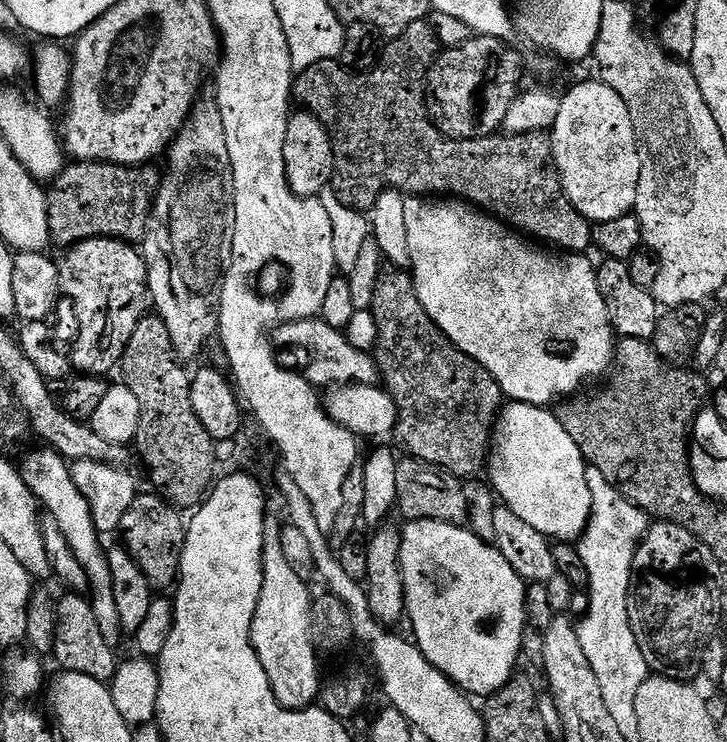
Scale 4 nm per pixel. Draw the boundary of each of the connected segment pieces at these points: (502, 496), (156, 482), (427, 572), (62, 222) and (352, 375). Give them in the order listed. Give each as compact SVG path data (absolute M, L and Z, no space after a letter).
M508 402L503 405L492 430L490 455L486 472L492 475L491 487L495 495L512 511L540 531L543 536L558 542L572 542L584 535L592 516L592 491L587 484L589 465L574 438L565 430L555 411L538 404Z
M145 314L138 322L138 326L134 326L134 334L130 334L130 342L126 346L122 361L123 383L130 390L134 390L140 403L140 425L134 442L136 446L140 446L144 464L152 475L151 487L163 493L176 506L183 506L182 504L196 506L207 497L218 476L216 445L210 433L202 426L192 405L192 376L180 365L180 360L176 357L178 349L172 340L168 322L163 315L152 315Z
M416 518L411 521L413 524L403 525L400 533L400 568L404 571L404 602L407 615L412 616L412 624L416 627L415 643L420 649L420 653L428 659L440 673L448 677L457 688L473 697L481 696L487 698L493 692L497 692L506 682L511 680L517 671L516 659L520 652L525 651L524 629L528 627L528 588L526 581L518 571L517 565L512 564L503 556L499 547L493 546L484 540L480 540L467 527L451 523L447 520L429 520L427 518Z
M76 160L65 163L59 176L51 181L48 198L48 230L53 245L61 244L64 250L83 240L93 240L98 236L110 236L118 240L136 242L148 228L148 219L154 216L154 205L158 195L161 173L152 166L130 164L108 164L104 160Z
M322 318L290 320L279 325L280 340L288 348L301 348L304 360L312 364L311 377L319 384L339 386L342 384L376 384L381 379L382 368L376 365L373 353L351 344L341 329L330 326Z

